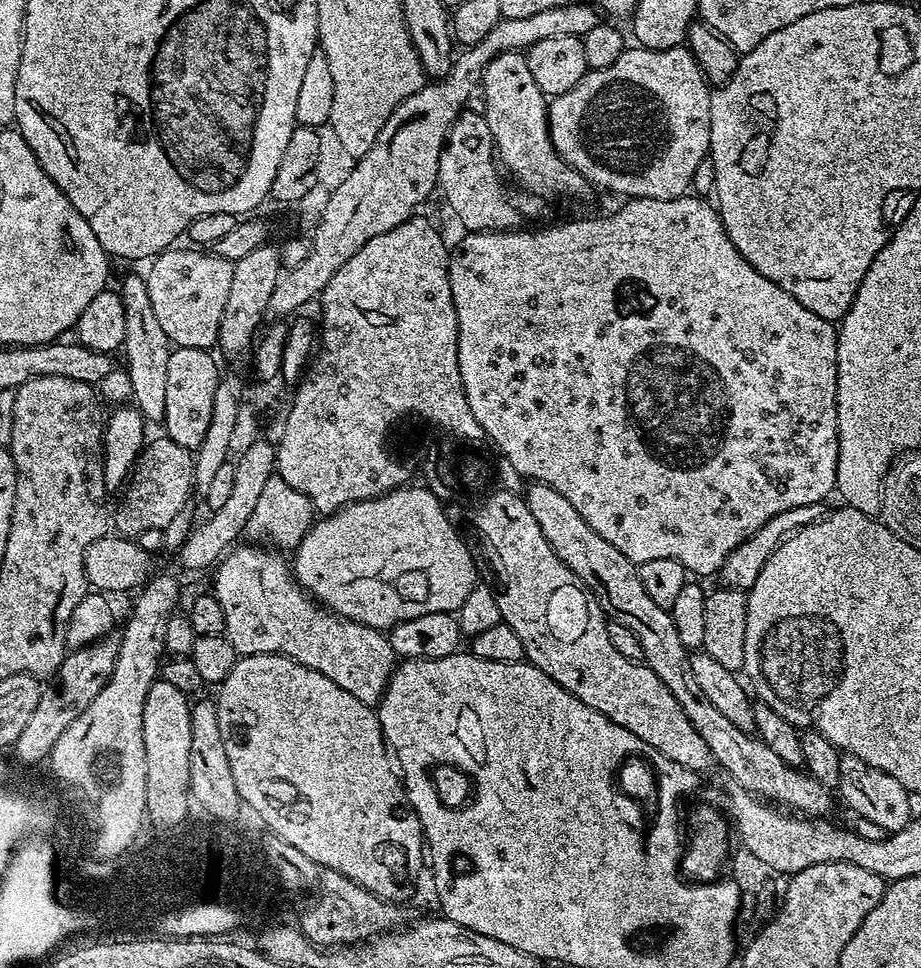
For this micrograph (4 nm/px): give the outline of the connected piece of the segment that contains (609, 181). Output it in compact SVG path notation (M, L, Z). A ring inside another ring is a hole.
M639 46L626 48L619 56L618 62L609 68L589 70L566 94L551 97L548 106L548 129L550 138L556 147L556 153L565 160L576 172L583 174L589 185L597 184L608 192L621 192L621 197L631 198L678 198L691 189L694 170L708 156L710 146L710 98L711 87L699 69L699 64L693 58L687 47L681 46L672 49L646 49Z

